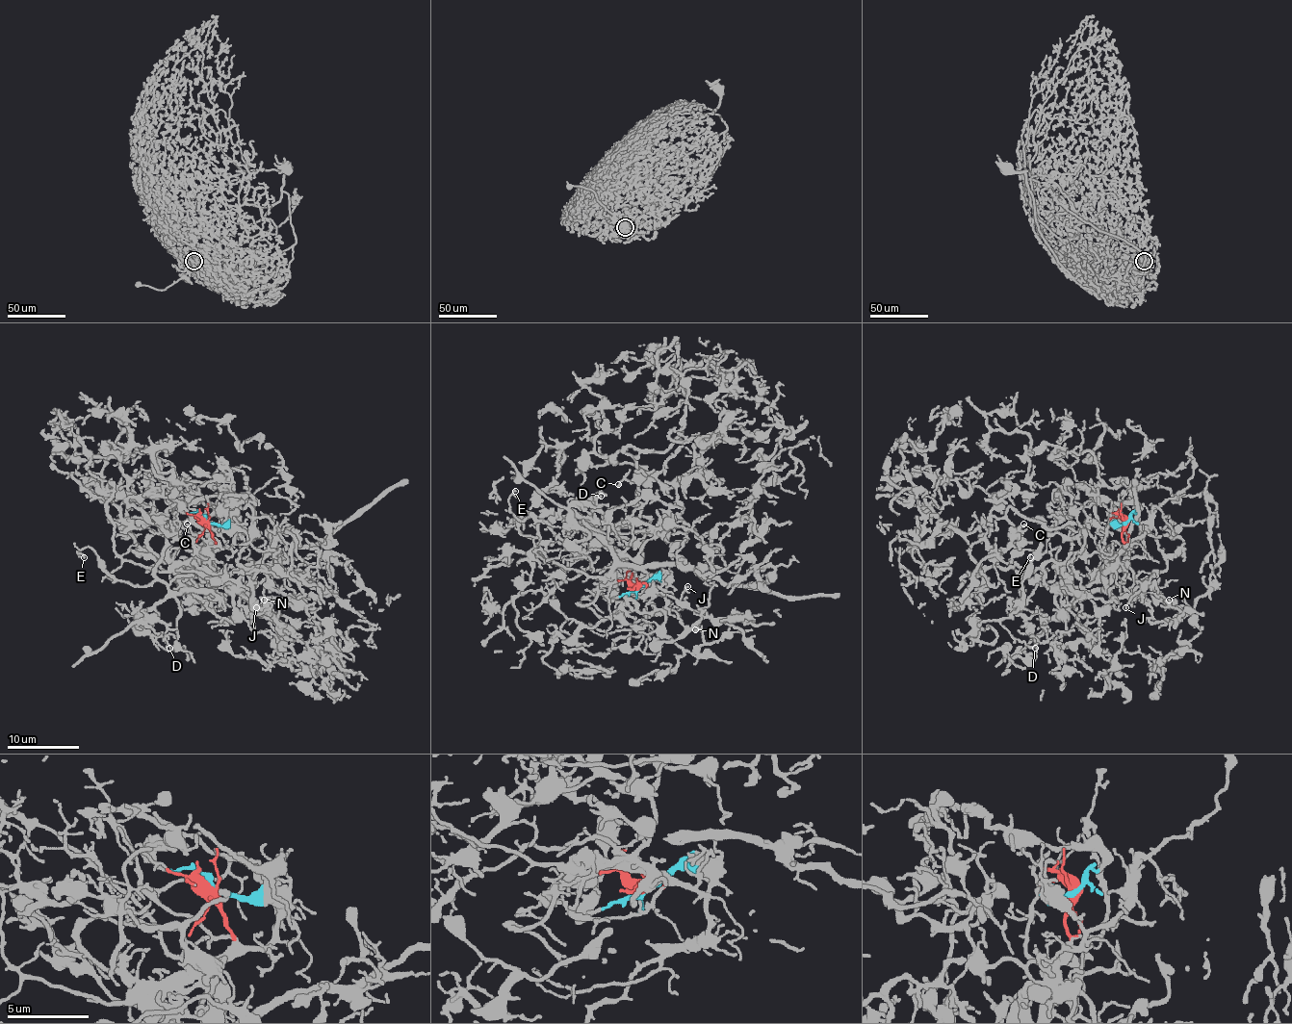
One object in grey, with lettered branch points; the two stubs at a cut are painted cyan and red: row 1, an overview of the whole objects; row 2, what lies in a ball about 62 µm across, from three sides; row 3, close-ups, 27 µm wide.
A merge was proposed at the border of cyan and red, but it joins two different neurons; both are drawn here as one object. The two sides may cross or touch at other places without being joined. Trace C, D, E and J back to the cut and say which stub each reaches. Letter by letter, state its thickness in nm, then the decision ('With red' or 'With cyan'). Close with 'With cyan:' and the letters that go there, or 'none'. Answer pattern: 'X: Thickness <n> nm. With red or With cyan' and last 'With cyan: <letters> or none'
C: Thickness 200 nm. With cyan
D: Thickness 110 nm. With red
E: Thickness 70 nm. With red
J: Thickness 70 nm. With red
With cyan: C

